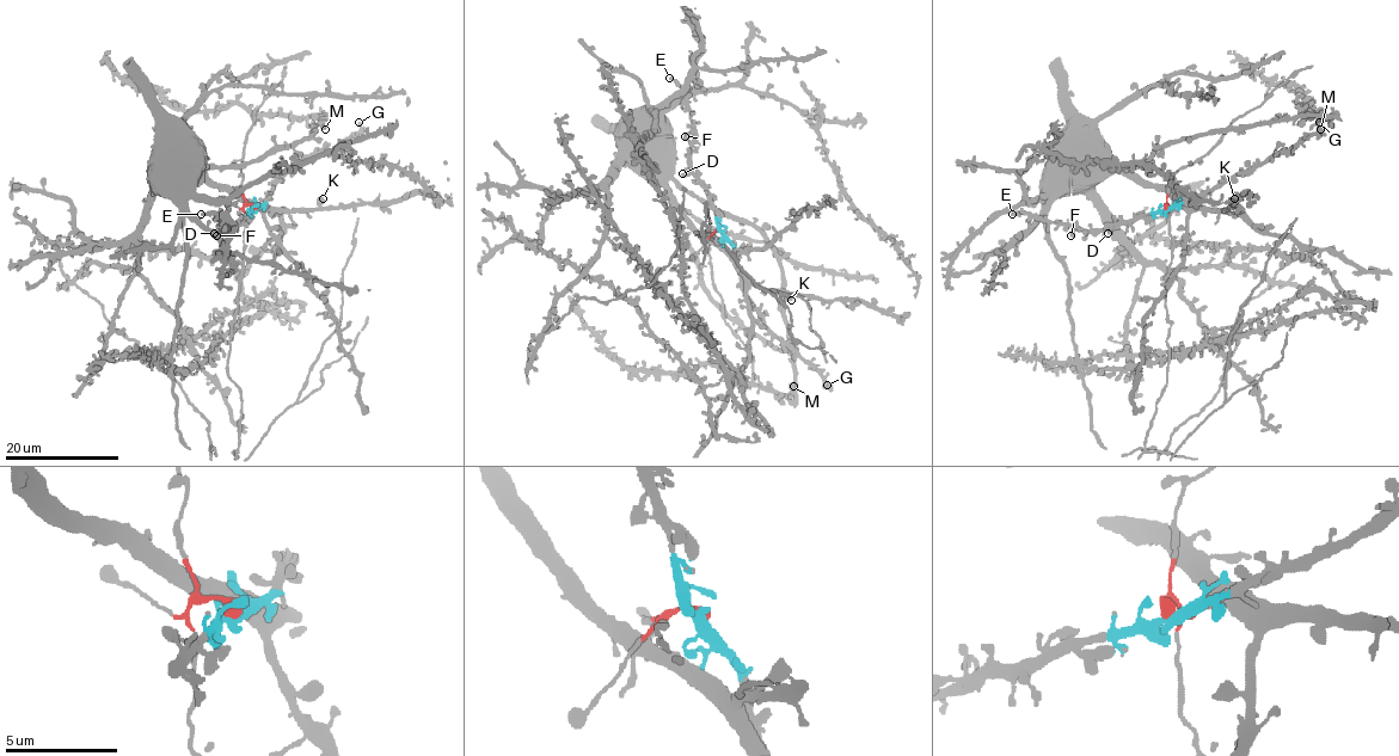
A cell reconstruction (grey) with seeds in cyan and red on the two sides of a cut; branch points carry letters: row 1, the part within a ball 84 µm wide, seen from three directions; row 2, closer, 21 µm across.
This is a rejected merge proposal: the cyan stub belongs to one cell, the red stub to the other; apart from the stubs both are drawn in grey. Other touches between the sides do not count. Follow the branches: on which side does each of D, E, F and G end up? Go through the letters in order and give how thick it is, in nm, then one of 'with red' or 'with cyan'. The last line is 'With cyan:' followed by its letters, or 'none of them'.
D: calibre 320 nm; with cyan
E: calibre 280 nm; with cyan
F: calibre 460 nm; with cyan
G: calibre 280 nm; with cyan
With cyan: D, E, F, G

